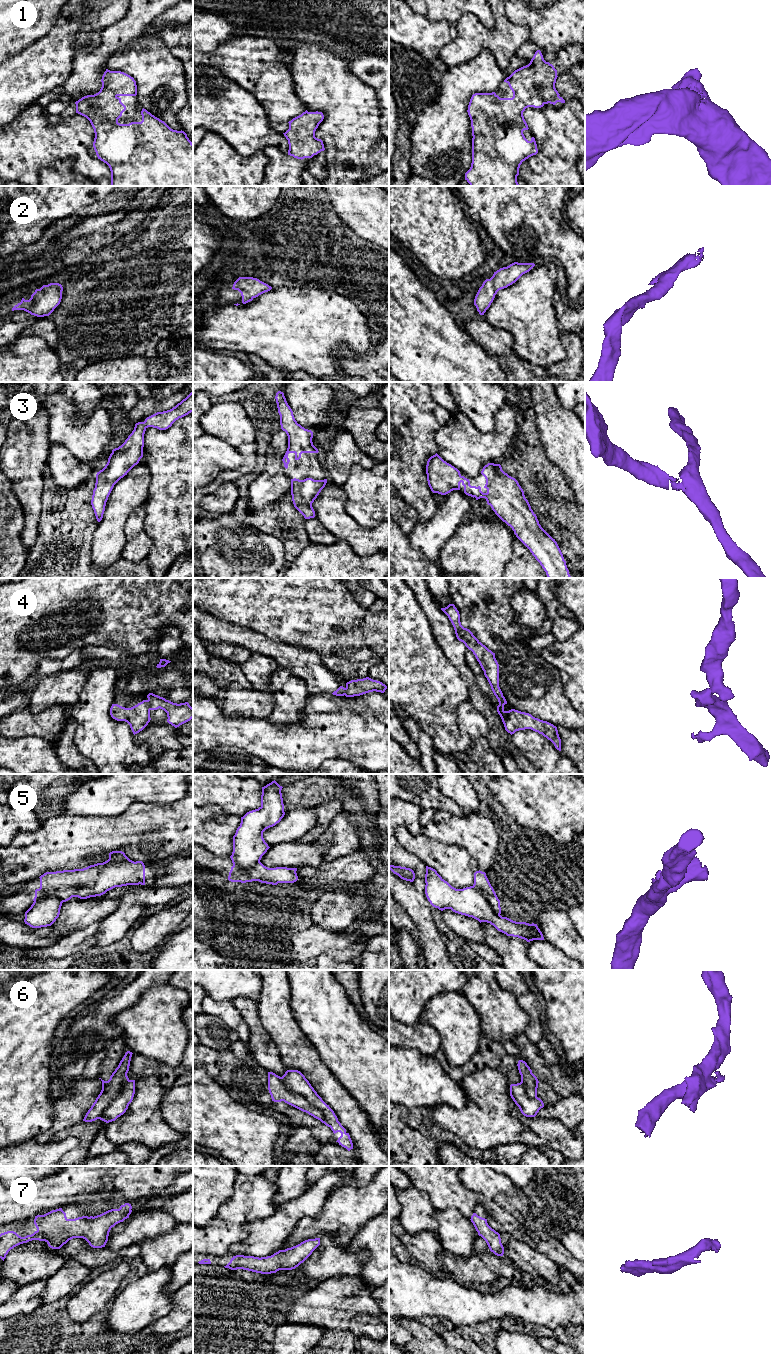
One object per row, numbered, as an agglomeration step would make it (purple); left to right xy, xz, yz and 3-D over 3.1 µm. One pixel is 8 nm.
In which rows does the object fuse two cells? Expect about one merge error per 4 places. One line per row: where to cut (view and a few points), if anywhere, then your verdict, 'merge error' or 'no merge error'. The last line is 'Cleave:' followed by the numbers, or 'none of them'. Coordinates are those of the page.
1: no cut; no merge error
2: no cut; no merge error
3: no cut; no merge error
4: cut in xy along (147, 700), (150, 709); merge error
5: cut in yz along (472, 886), (499, 915); merge error
6: cut in xz along (281, 1077), (287, 1088), (301, 1094), (321, 1112), (321, 1120); merge error
7: no cut; no merge error
Cleave: 4, 5, 6

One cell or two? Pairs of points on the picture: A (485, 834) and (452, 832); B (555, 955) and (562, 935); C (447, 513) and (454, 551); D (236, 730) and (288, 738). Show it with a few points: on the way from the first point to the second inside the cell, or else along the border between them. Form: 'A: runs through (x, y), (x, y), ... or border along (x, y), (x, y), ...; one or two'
A: runs through (477, 833), (460, 832); one
B: border along (544, 939), (573, 959); two
C: border along (467, 519), (446, 542), (439, 557); two
D: runs through (249, 734), (261, 738), (275, 738); one

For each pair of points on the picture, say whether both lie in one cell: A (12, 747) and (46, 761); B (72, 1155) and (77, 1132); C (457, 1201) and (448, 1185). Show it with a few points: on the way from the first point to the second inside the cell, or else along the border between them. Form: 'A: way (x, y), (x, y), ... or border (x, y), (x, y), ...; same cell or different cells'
A: way (20, 755), (38, 756); same cell
B: way (78, 1149), (81, 1146), (81, 1138); same cell
C: way (455, 1197), (448, 1189); same cell

